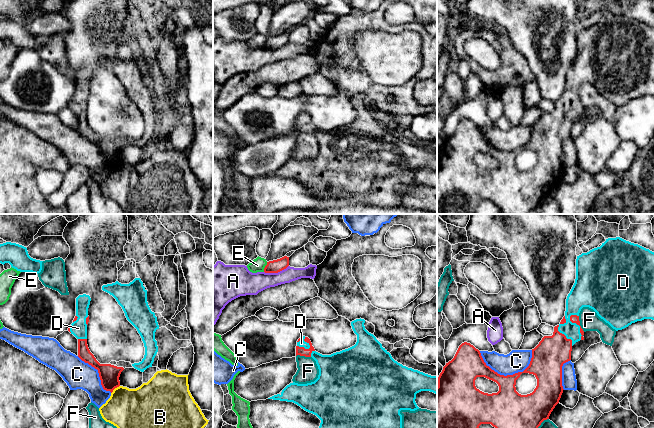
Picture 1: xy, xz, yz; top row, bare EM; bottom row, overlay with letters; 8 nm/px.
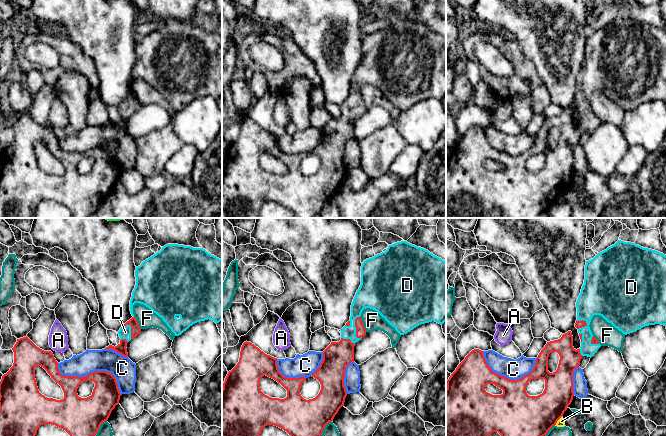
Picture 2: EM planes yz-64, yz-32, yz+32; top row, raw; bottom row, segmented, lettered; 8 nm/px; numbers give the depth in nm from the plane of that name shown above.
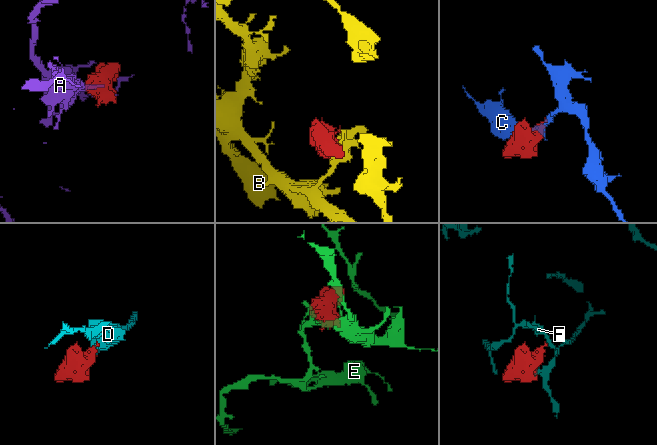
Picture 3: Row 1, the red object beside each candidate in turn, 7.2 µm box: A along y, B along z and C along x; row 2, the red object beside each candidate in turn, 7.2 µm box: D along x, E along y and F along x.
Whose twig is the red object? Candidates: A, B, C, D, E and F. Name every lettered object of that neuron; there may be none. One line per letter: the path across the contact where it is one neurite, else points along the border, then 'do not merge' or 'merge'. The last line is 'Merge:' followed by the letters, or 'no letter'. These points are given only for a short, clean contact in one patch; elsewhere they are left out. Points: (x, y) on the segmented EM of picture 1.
A: border xz (288, 265), (277, 272), (264, 272); do not merge
B: do not merge
C: do not merge
D: merge
E: border xz (267, 262), (263, 271); do not merge
F: do not merge
Merge: D

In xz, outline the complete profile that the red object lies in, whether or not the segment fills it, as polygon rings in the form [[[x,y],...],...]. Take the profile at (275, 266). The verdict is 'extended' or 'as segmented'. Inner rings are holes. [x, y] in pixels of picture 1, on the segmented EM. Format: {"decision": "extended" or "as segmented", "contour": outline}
{"decision": "as segmented", "contour": [[[284,256],[280,259],[267,262],[264,268],[265,273],[278,273],[289,266],[289,257]]]}

